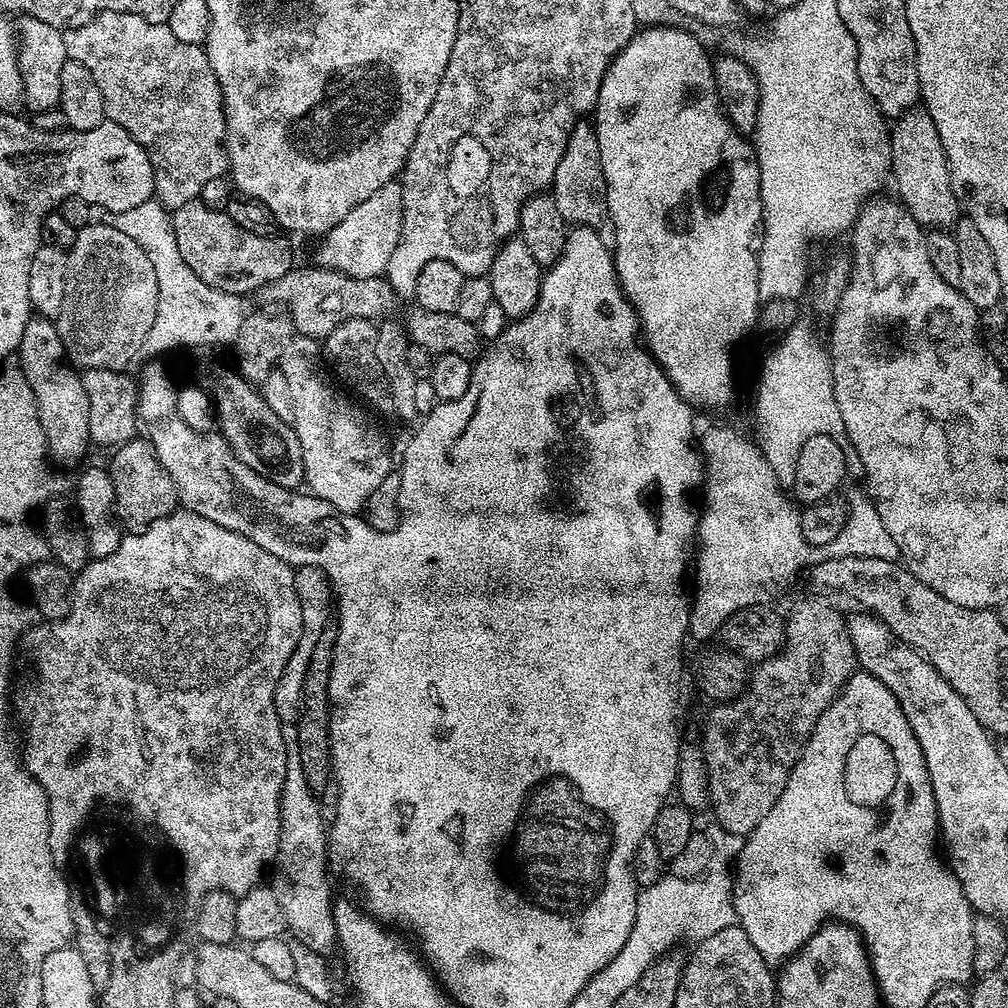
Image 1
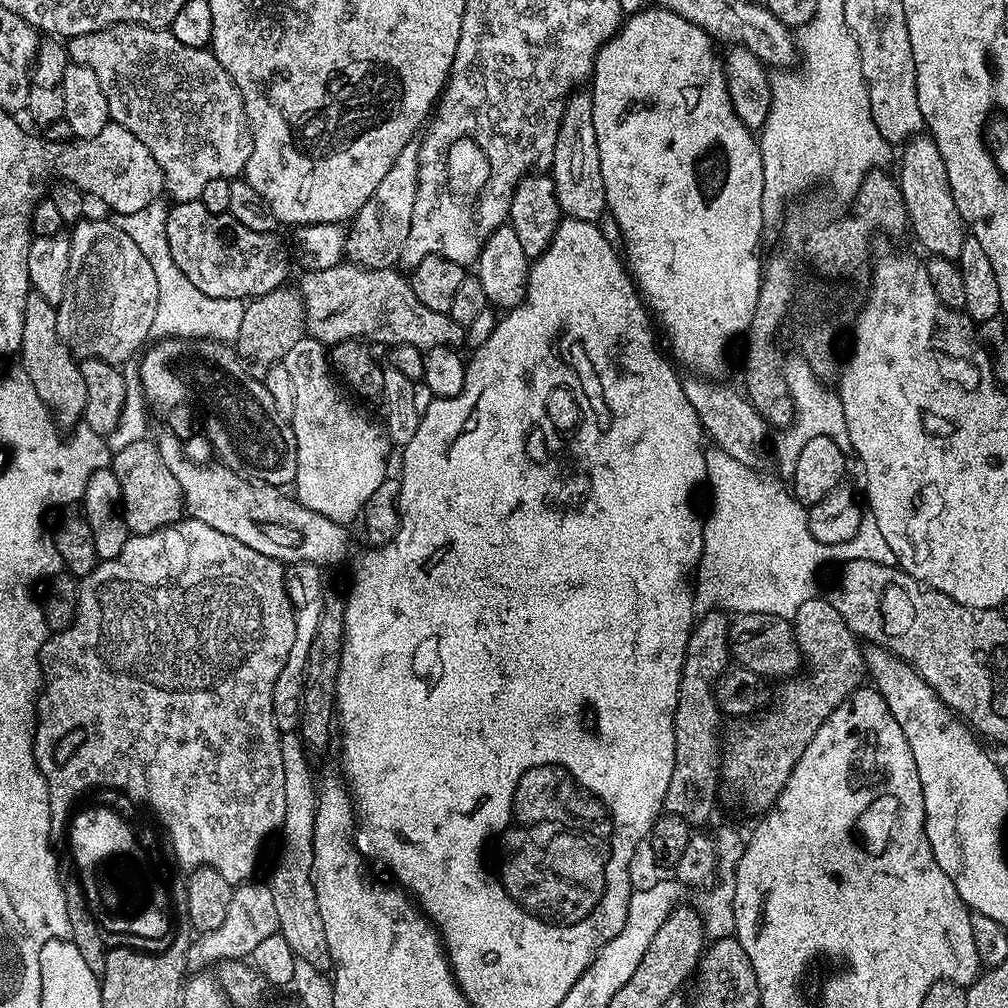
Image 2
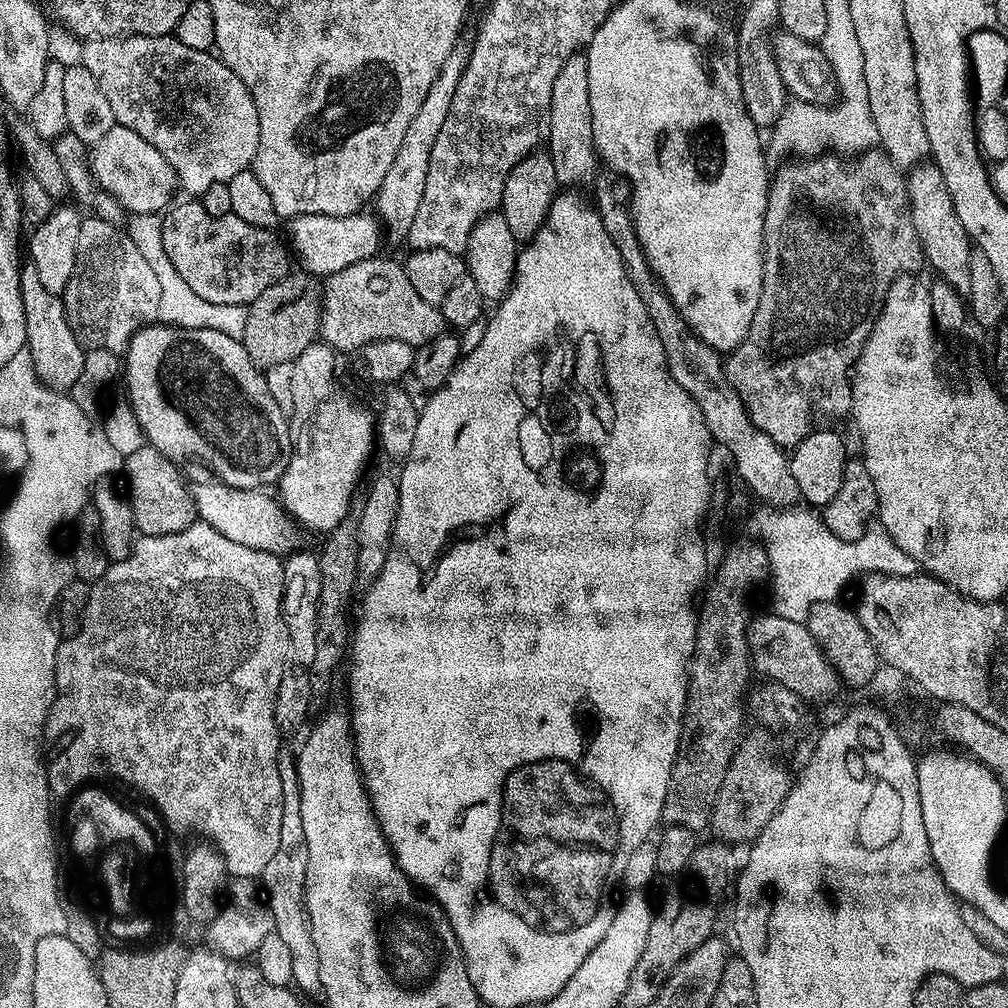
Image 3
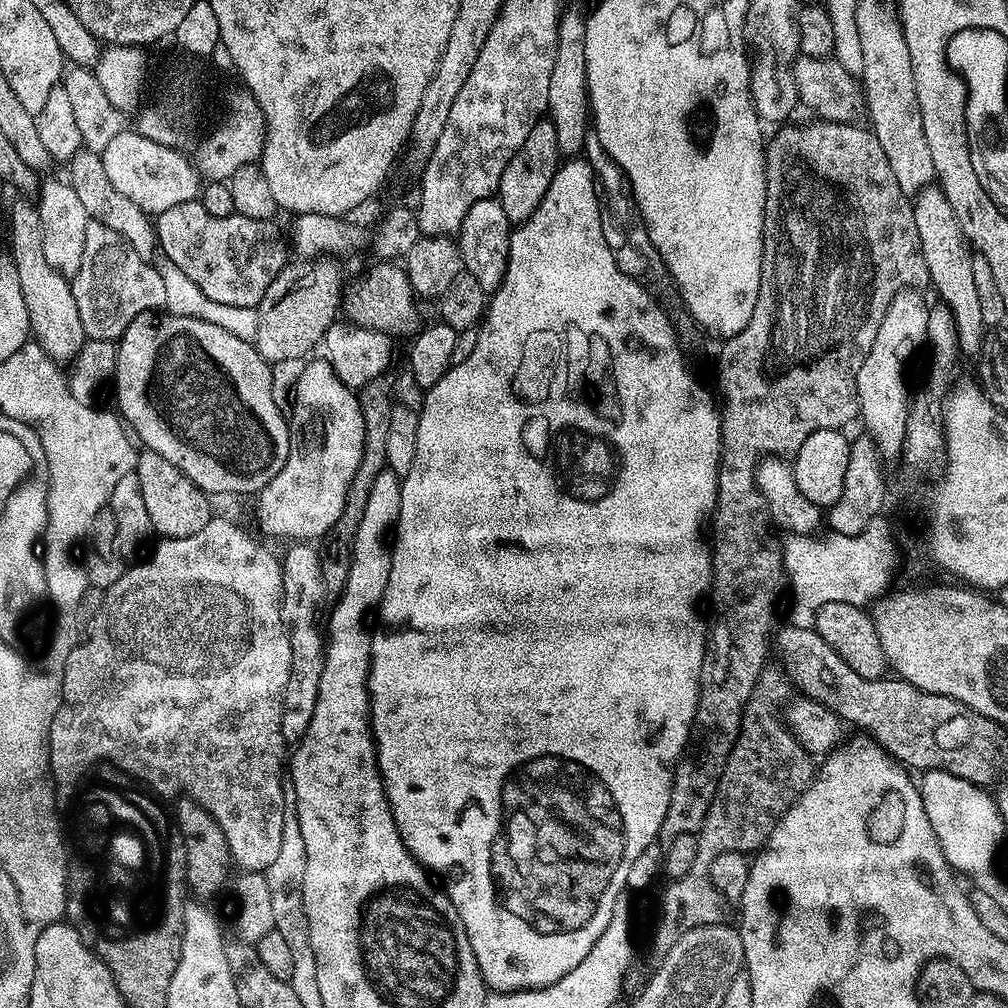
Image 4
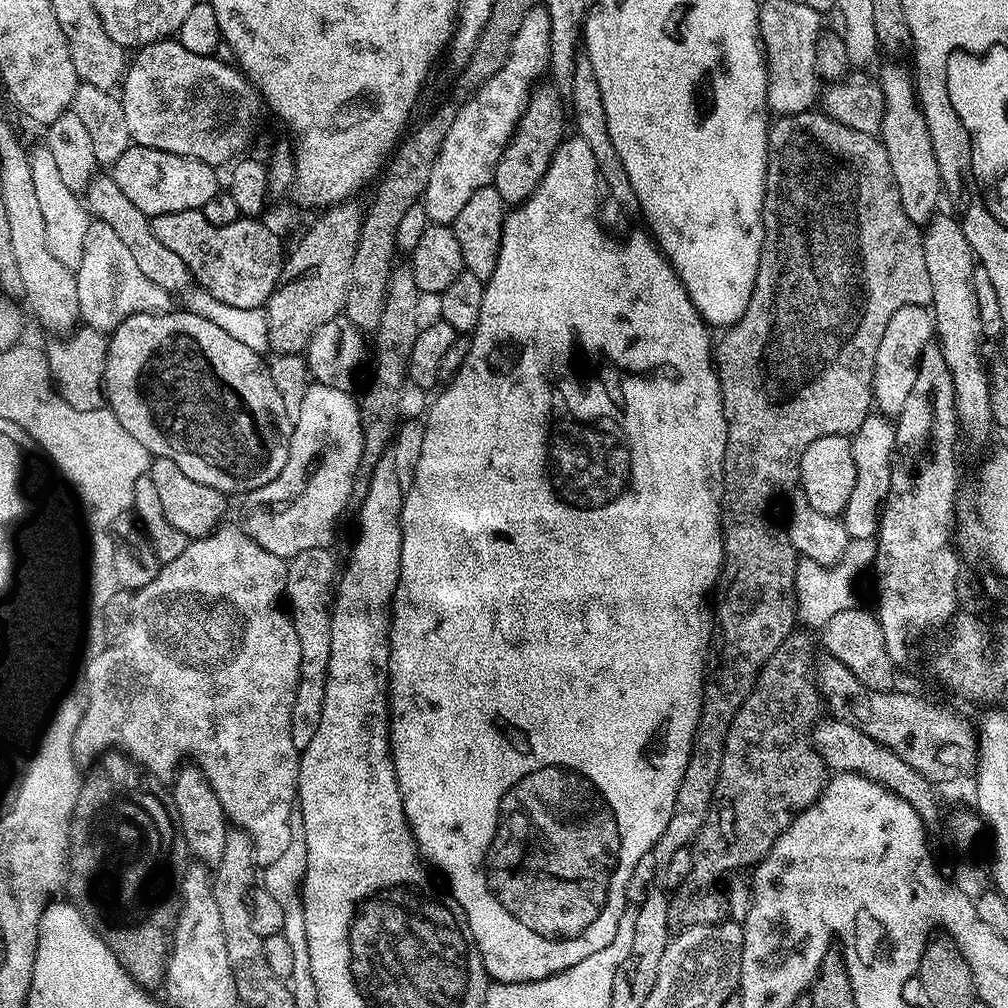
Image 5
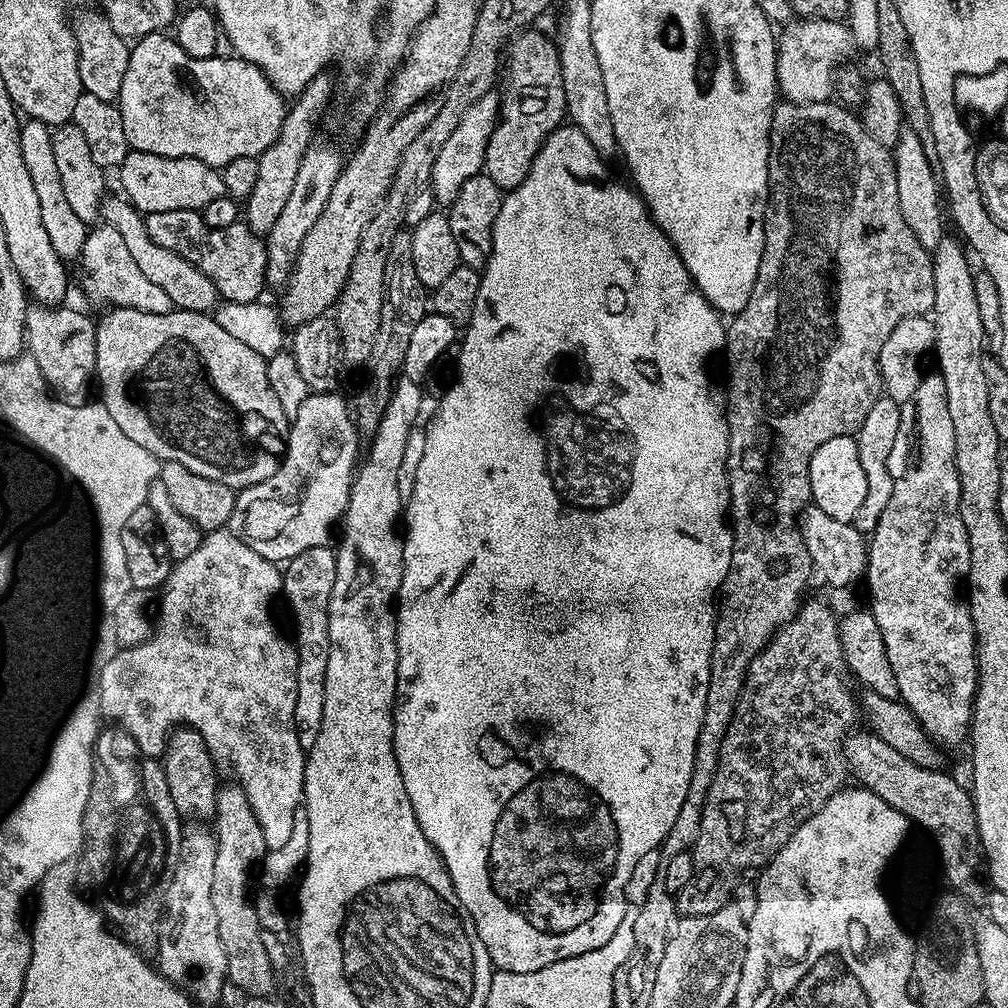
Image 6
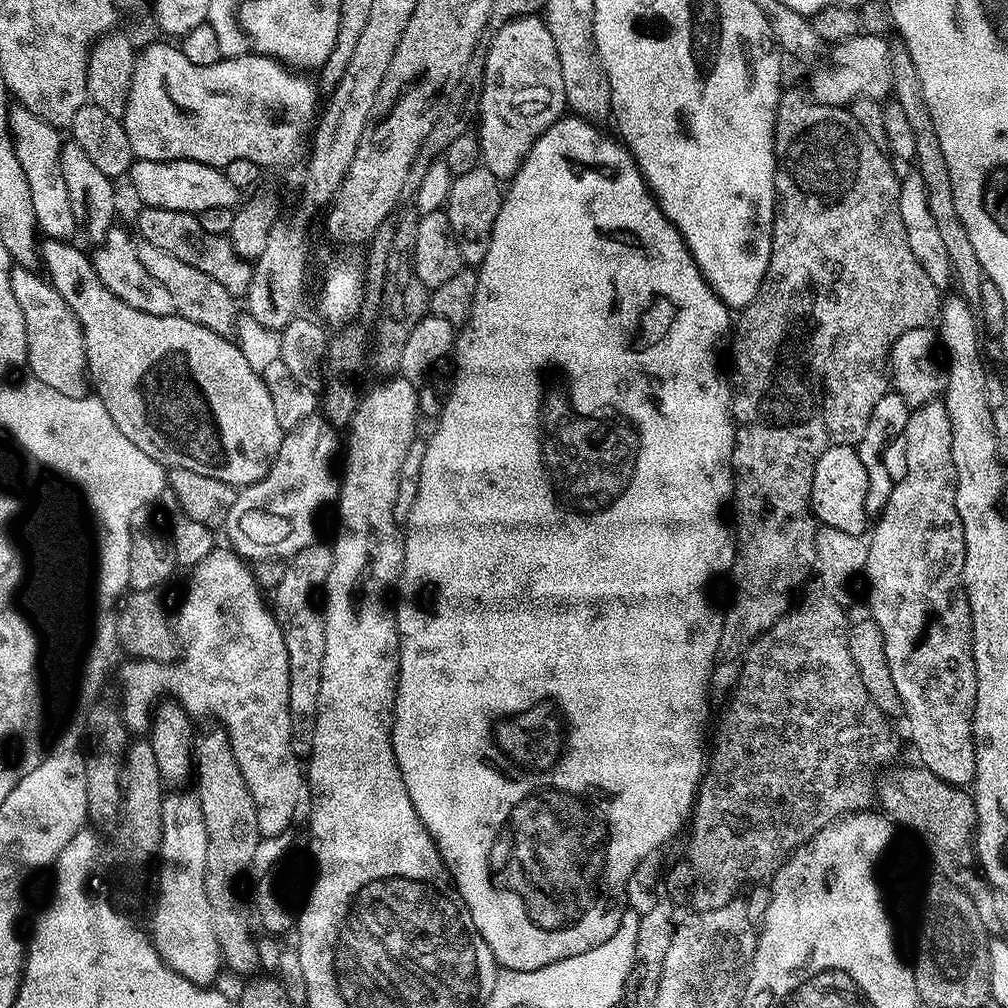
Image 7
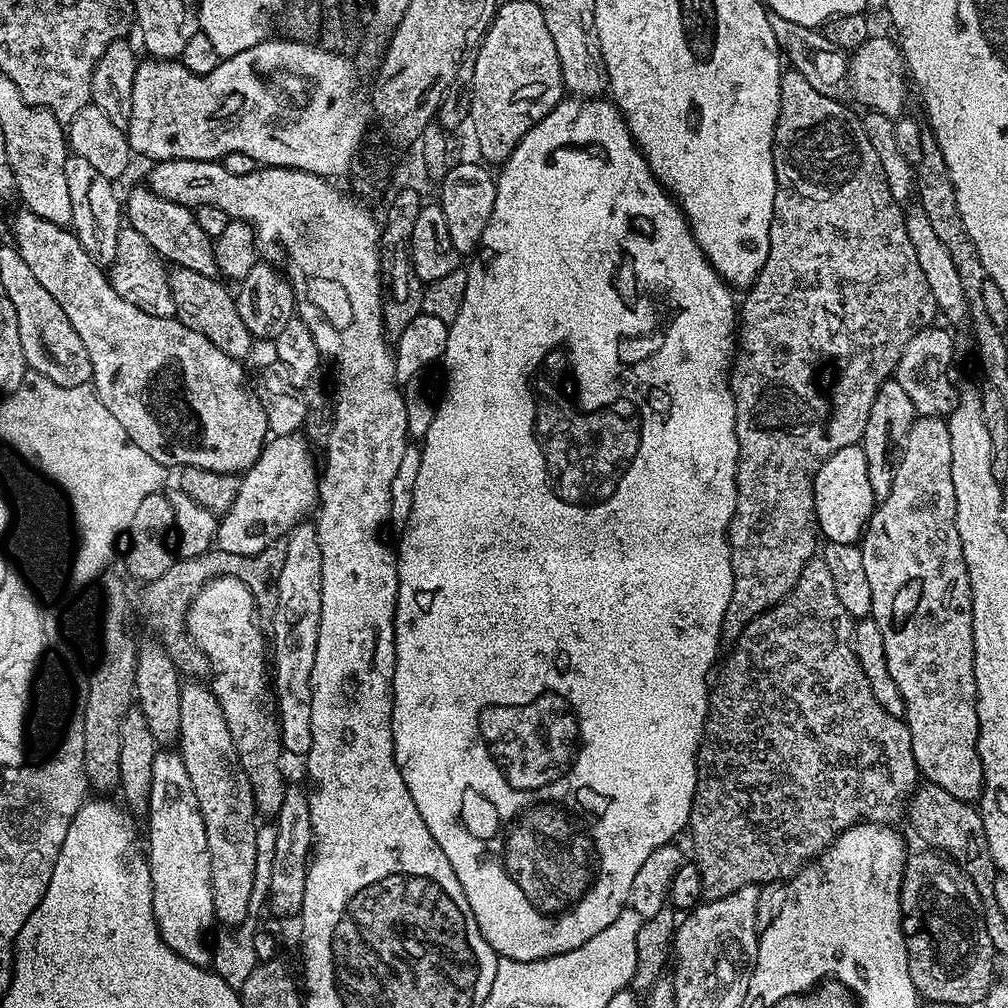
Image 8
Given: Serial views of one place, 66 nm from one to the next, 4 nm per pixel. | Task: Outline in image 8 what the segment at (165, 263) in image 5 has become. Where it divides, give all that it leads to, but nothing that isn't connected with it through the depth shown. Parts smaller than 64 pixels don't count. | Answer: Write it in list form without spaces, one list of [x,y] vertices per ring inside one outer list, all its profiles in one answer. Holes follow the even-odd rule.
[[[177,267],[169,273],[168,280],[174,296],[175,317],[184,326],[198,331],[231,357],[244,360],[251,355],[254,338],[242,322],[242,316],[238,314],[233,293],[230,290],[228,292],[227,288],[220,284],[221,281],[194,270]]]

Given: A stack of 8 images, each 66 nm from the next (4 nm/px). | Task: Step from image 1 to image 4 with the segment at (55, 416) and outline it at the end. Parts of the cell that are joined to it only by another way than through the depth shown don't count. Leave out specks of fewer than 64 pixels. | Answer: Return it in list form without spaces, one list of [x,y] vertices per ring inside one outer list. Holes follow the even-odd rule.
[[[20,198],[12,208],[12,221],[8,228],[8,244],[12,247],[10,259],[16,265],[18,286],[22,286],[22,302],[26,302],[31,339],[42,346],[42,350],[52,361],[71,362],[82,350],[86,337],[82,330],[82,320],[78,318],[69,277],[58,274],[58,270],[54,270],[54,266],[46,262],[46,253],[42,251],[39,207]]]

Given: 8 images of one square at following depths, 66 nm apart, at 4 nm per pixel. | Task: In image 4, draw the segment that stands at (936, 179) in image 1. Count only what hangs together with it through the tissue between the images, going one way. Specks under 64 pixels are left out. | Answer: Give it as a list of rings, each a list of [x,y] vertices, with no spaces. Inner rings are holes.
[[[929,186],[923,188],[912,200],[914,210],[914,222],[918,226],[918,242],[922,242],[922,258],[926,258],[926,270],[928,271],[928,284],[936,287],[935,295],[954,314],[954,326],[958,332],[958,342],[960,351],[965,357],[975,357],[980,351],[980,343],[984,341],[986,326],[982,322],[982,312],[978,293],[974,283],[974,255],[973,249],[964,238],[964,231],[946,198],[944,189],[939,186]]]

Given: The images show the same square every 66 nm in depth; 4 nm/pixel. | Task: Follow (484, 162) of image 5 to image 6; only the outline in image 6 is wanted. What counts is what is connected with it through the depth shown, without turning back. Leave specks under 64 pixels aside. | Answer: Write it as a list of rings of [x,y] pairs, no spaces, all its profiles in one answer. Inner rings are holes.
[[[495,91],[478,98],[478,102],[474,102],[474,106],[470,106],[470,110],[462,114],[462,122],[458,122],[454,134],[450,134],[449,140],[442,145],[442,151],[438,153],[438,162],[434,162],[430,170],[430,189],[437,205],[452,205],[464,183],[470,178],[481,175],[488,139],[496,128],[496,121],[500,118],[500,102],[501,97]]]

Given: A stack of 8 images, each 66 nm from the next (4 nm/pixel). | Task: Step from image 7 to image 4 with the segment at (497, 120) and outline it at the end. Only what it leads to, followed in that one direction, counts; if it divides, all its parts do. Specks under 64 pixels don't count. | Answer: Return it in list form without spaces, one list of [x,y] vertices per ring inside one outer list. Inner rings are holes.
[[[542,118],[530,130],[526,142],[510,158],[506,170],[502,170],[500,187],[498,189],[498,199],[502,210],[506,210],[508,223],[513,226],[519,226],[538,210],[546,190],[550,190],[550,182],[554,182],[556,169],[562,163],[560,151],[557,150],[558,134],[554,134],[554,126],[551,119]]]

